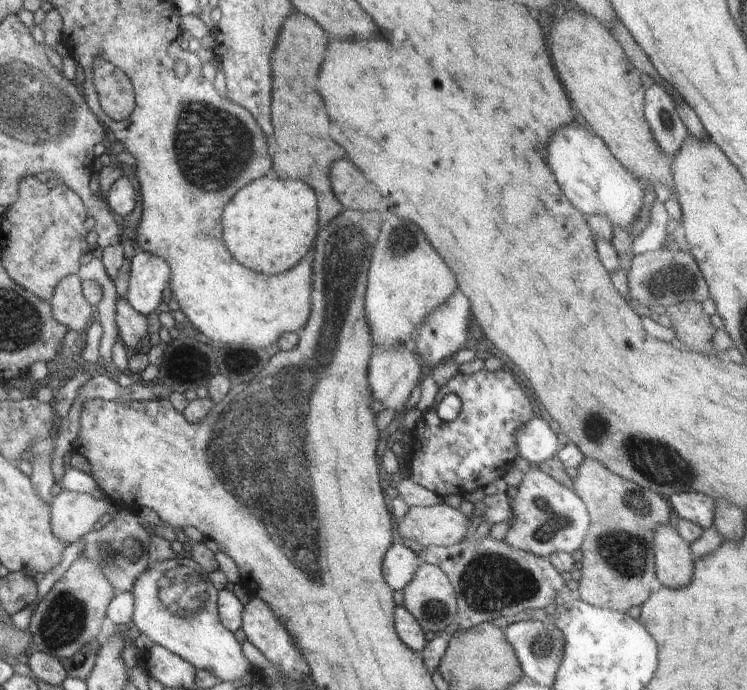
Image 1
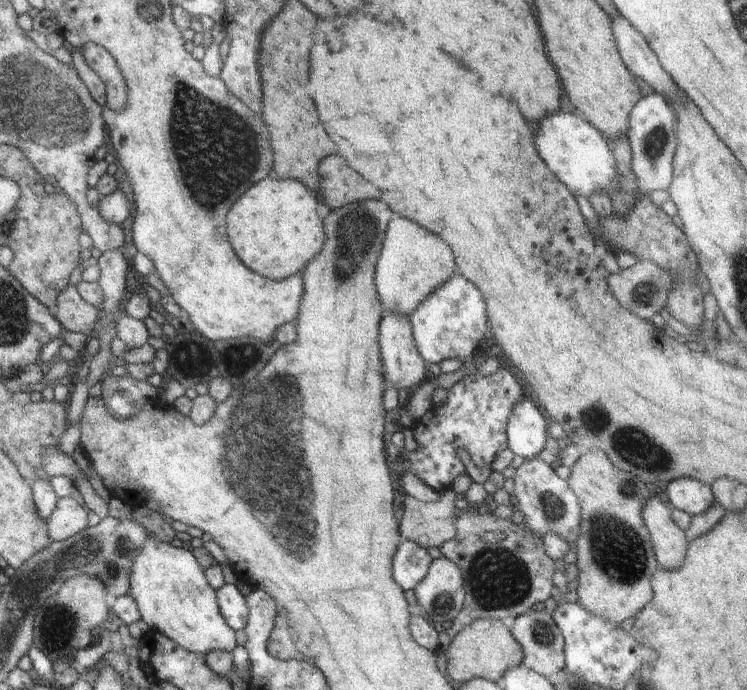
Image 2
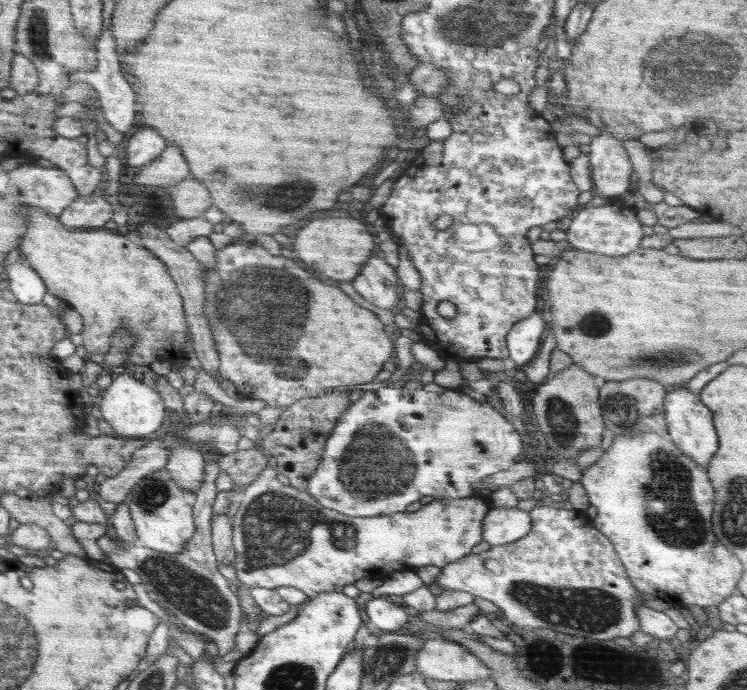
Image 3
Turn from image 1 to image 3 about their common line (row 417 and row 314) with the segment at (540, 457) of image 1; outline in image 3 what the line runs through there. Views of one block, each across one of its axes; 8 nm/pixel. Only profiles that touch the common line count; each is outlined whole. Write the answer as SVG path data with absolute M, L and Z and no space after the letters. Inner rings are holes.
M532 312L524 320L516 322L505 340L509 356L517 366L526 365L540 352L540 336L547 331L546 324L538 312Z

